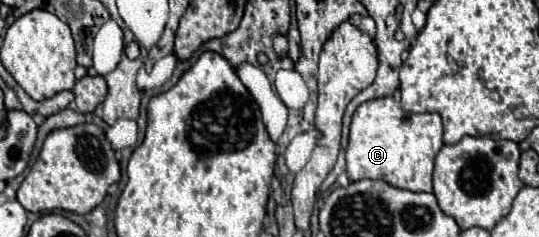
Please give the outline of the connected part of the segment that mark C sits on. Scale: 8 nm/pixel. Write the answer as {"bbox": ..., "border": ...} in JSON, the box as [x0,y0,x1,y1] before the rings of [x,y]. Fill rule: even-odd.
{"bbox":[346,90,444,192],"border":[[[396,90],[392,96],[368,100],[358,106],[358,110],[352,116],[350,124],[350,142],[346,150],[346,162],[348,162],[348,176],[350,180],[384,180],[396,188],[404,188],[410,192],[432,192],[432,168],[434,158],[444,146],[443,124],[438,114],[414,114],[406,112],[401,107],[401,93]]]}

